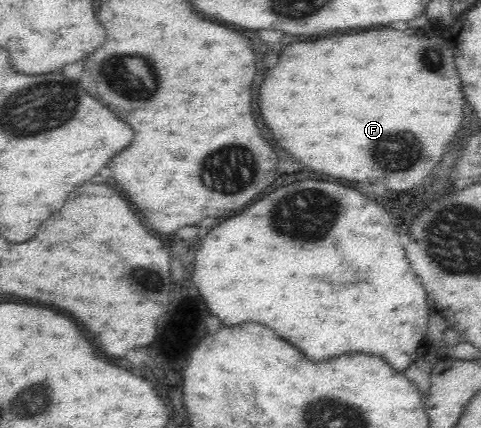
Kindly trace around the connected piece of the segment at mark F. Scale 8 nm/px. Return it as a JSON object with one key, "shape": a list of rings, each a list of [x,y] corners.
{"shape":[[[428,23],[418,30],[404,30],[396,32],[390,28],[384,30],[366,30],[358,34],[340,34],[340,36],[330,36],[330,38],[320,38],[316,42],[294,42],[288,44],[274,68],[268,70],[260,92],[260,112],[264,118],[264,124],[272,130],[276,142],[288,150],[294,158],[302,160],[310,170],[316,172],[326,172],[334,178],[344,178],[344,180],[354,180],[362,182],[368,180],[372,184],[384,184],[392,192],[404,192],[408,188],[418,186],[430,170],[436,168],[436,164],[442,160],[442,154],[446,152],[446,146],[454,138],[454,134],[460,130],[462,124],[462,110],[464,110],[464,96],[462,96],[462,82],[456,72],[454,64],[454,52],[448,46],[447,36],[441,34],[436,23]]]}

